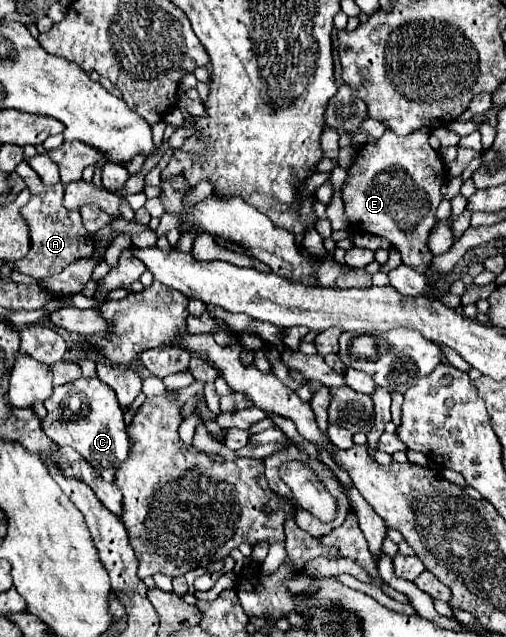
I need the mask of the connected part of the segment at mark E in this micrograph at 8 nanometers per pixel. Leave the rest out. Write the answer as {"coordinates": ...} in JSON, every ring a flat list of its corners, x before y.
{"coordinates":[[386,128,374,145,366,144,356,152,354,166,348,168,346,182,342,186,344,210,350,228,356,232,368,232,390,240,390,244,402,254,402,262,416,272,424,274,434,254,428,248,430,230,436,224,436,208,442,198,444,162,429,144,429,134,419,130,407,136,398,136]]}

